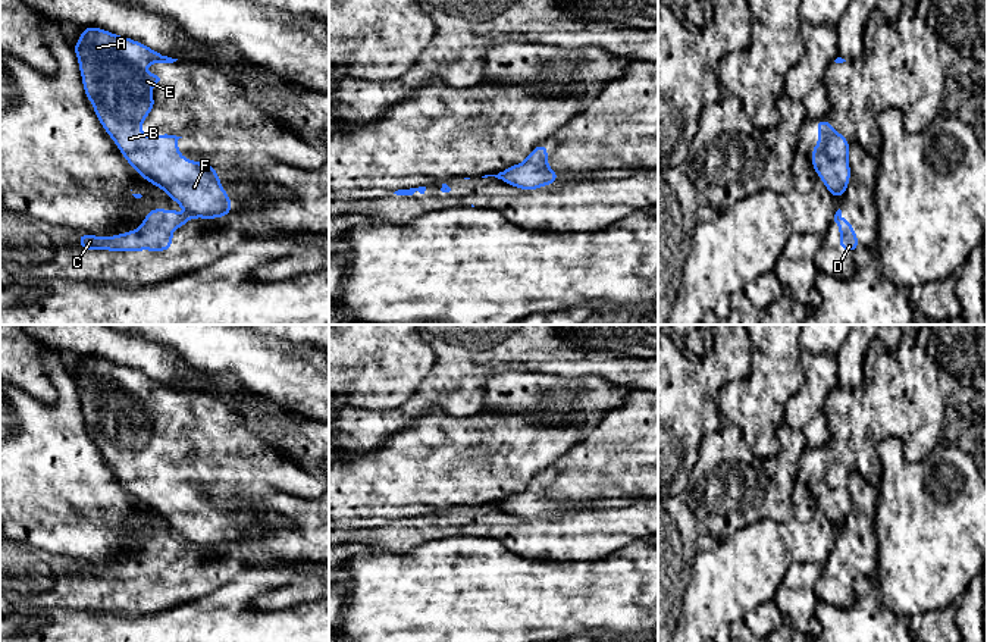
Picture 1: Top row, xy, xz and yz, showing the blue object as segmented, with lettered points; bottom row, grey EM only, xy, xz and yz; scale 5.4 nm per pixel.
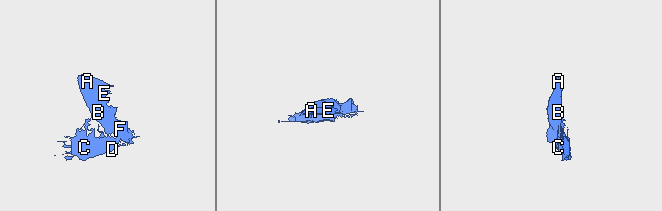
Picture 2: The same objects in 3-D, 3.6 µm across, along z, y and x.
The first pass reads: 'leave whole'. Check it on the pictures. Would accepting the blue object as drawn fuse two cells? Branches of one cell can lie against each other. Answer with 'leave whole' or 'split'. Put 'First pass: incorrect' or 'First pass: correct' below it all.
split
First pass: incorrect

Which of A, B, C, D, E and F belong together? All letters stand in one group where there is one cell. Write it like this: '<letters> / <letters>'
A B E F / C D

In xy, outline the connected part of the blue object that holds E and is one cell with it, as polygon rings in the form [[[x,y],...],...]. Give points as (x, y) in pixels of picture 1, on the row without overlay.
[[[95,356],[82,358],[72,378],[78,385],[85,425],[126,491],[192,545],[226,547],[232,539],[231,524],[220,516],[216,498],[182,486],[178,480],[182,466],[147,466],[140,458],[157,432],[150,417],[164,411],[163,403],[150,404],[142,398],[178,388]]]

